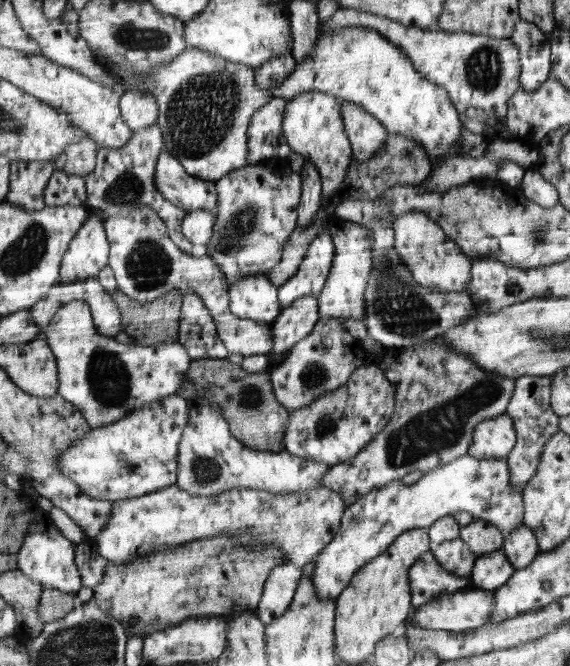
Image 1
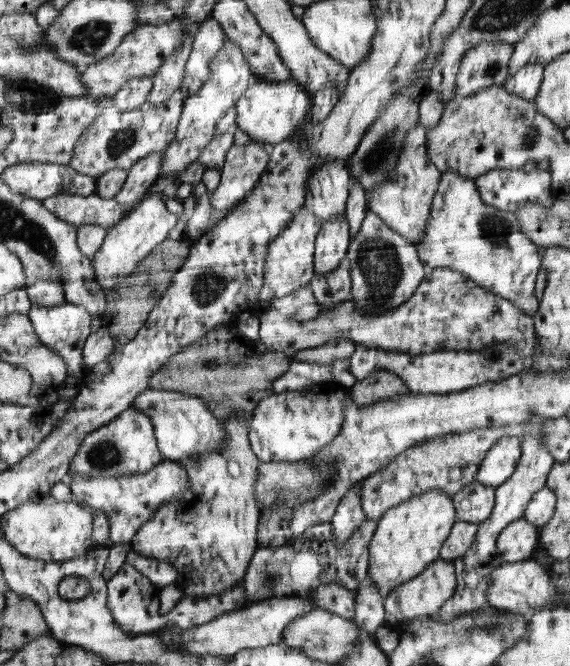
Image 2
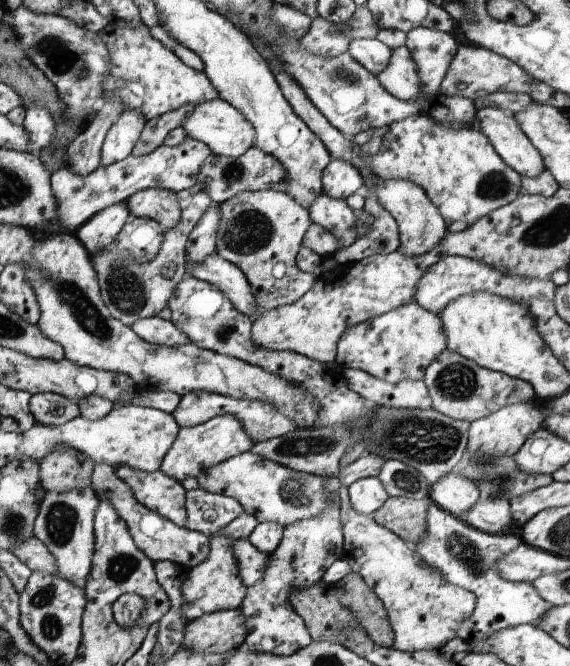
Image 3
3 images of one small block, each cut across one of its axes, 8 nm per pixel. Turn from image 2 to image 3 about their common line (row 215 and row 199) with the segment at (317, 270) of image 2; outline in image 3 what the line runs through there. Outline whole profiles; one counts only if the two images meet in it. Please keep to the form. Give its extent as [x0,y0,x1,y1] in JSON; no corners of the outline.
[322,160,363,200]

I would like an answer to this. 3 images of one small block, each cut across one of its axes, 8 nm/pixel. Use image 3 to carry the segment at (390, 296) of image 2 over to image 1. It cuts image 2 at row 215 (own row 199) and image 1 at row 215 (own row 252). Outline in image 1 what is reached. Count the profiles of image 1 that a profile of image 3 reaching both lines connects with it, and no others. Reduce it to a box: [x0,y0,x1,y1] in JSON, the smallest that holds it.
[334,198,473,350]

